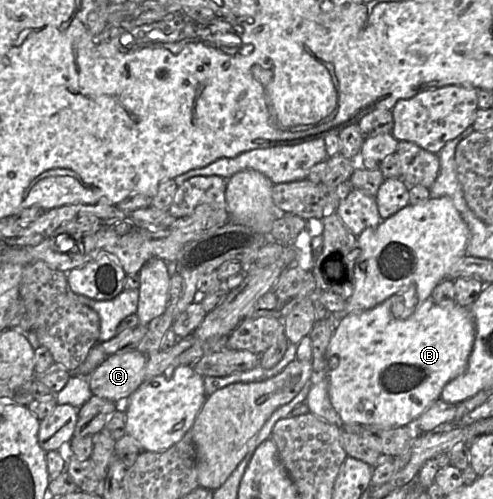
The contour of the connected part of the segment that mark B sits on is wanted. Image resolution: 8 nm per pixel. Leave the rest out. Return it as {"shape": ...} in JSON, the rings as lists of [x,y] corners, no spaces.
{"shape":[[[394,294],[394,296],[392,295],[391,298],[386,299],[379,305],[369,310],[350,314],[337,323],[325,354],[325,375],[328,382],[330,401],[343,424],[374,425],[383,426],[385,428],[409,426],[431,403],[440,398],[444,386],[461,375],[467,368],[475,336],[474,321],[469,307],[462,307],[457,304],[455,306],[441,306],[431,298],[428,298],[417,307],[411,316],[406,319],[397,319],[393,316],[391,307],[394,302],[402,298],[403,297]]]}

